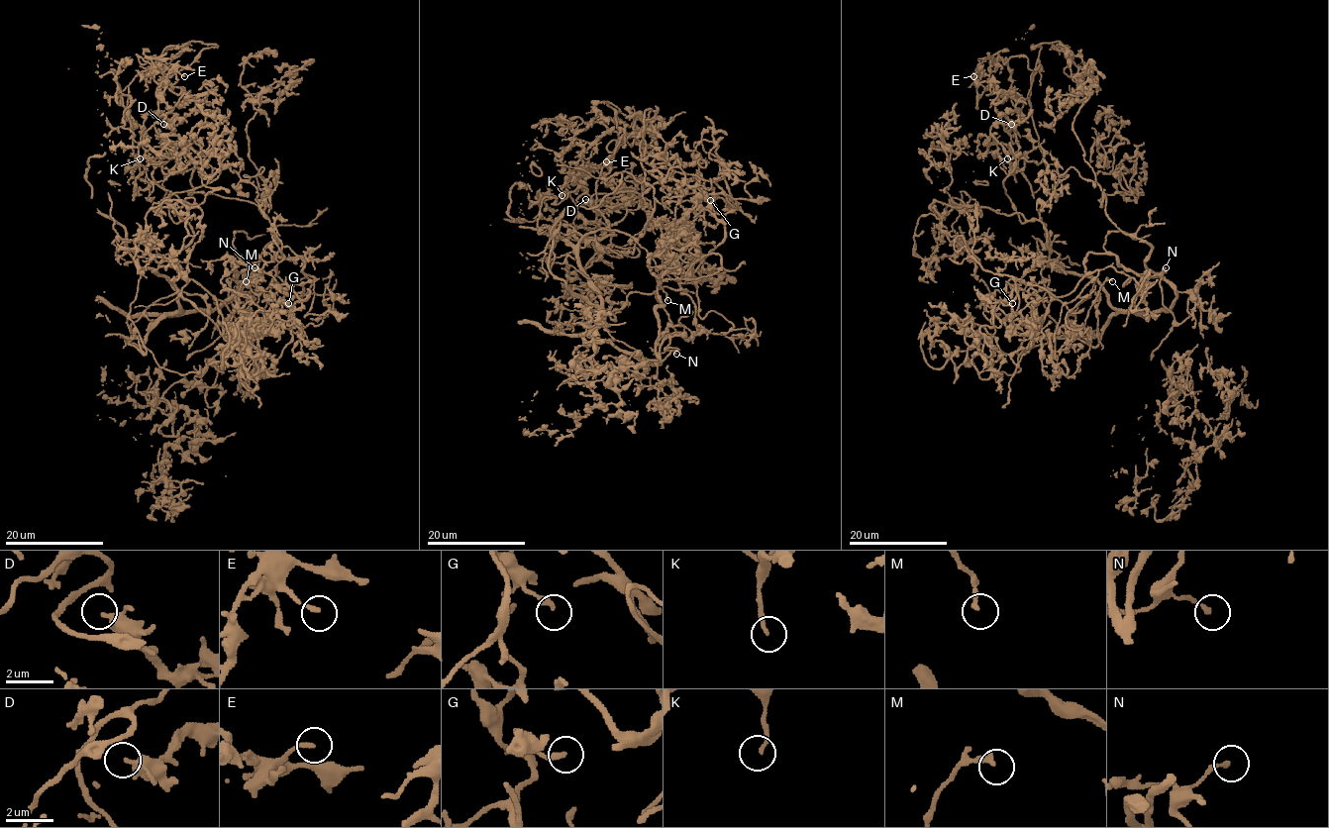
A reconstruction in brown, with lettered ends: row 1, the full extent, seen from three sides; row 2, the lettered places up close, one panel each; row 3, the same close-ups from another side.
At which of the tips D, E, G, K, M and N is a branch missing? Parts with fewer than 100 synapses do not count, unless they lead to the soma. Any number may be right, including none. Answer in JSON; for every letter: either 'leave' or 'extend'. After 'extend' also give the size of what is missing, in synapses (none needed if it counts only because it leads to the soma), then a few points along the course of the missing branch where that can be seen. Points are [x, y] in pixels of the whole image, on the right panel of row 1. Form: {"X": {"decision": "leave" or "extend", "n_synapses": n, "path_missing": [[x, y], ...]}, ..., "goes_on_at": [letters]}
{"D": {"decision": "leave"}, "E": {"decision": "leave"}, "G": {"decision": "leave"}, "K": {"decision": "leave"}, "M": {"decision": "leave"}, "N": {"decision": "leave"}, "goes_on_at": []}

